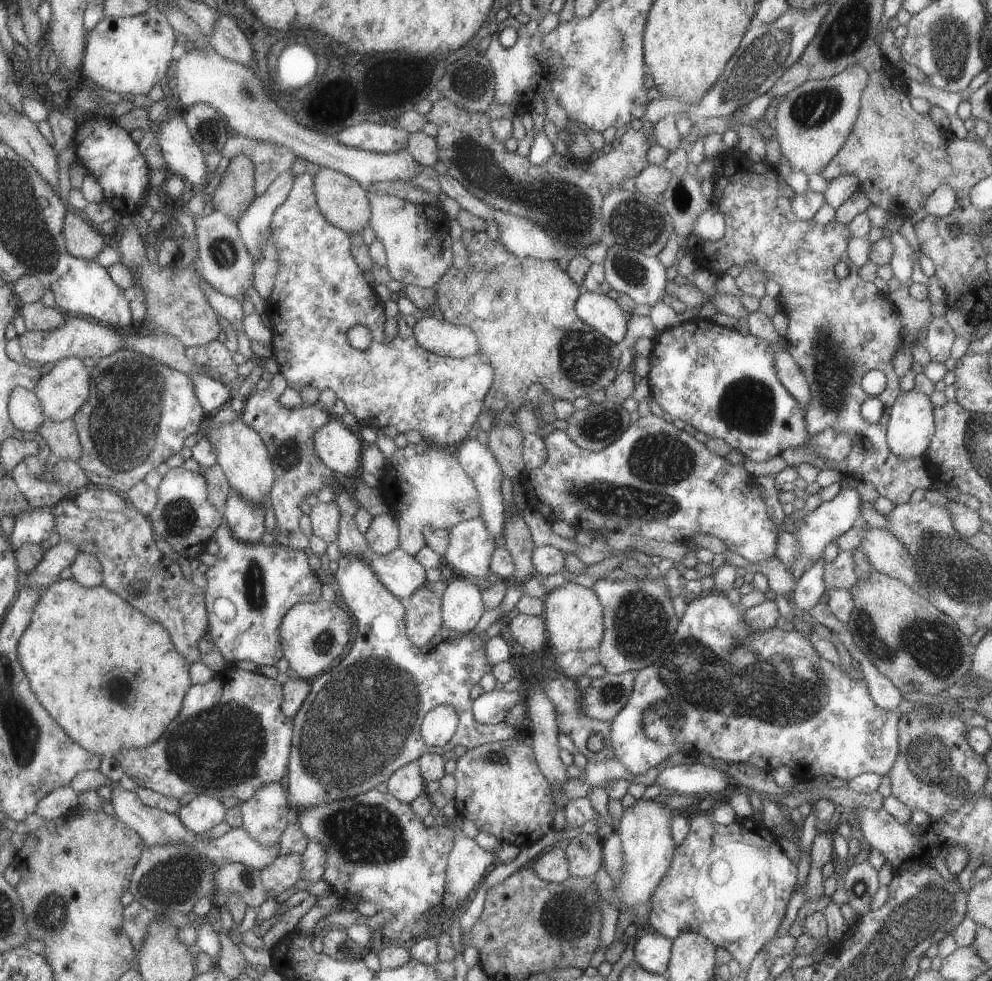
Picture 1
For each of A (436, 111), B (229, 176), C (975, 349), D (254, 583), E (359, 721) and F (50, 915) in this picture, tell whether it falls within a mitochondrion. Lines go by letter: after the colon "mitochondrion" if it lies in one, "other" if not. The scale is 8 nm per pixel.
A: other
B: other
C: other
D: mitochondrion
E: mitochondrion
F: mitochondrion

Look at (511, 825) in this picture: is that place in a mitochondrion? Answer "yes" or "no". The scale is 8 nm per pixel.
no

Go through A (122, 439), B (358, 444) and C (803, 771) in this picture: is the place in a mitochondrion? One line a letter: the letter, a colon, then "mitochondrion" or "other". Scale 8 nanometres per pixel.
A: mitochondrion
B: other
C: other

